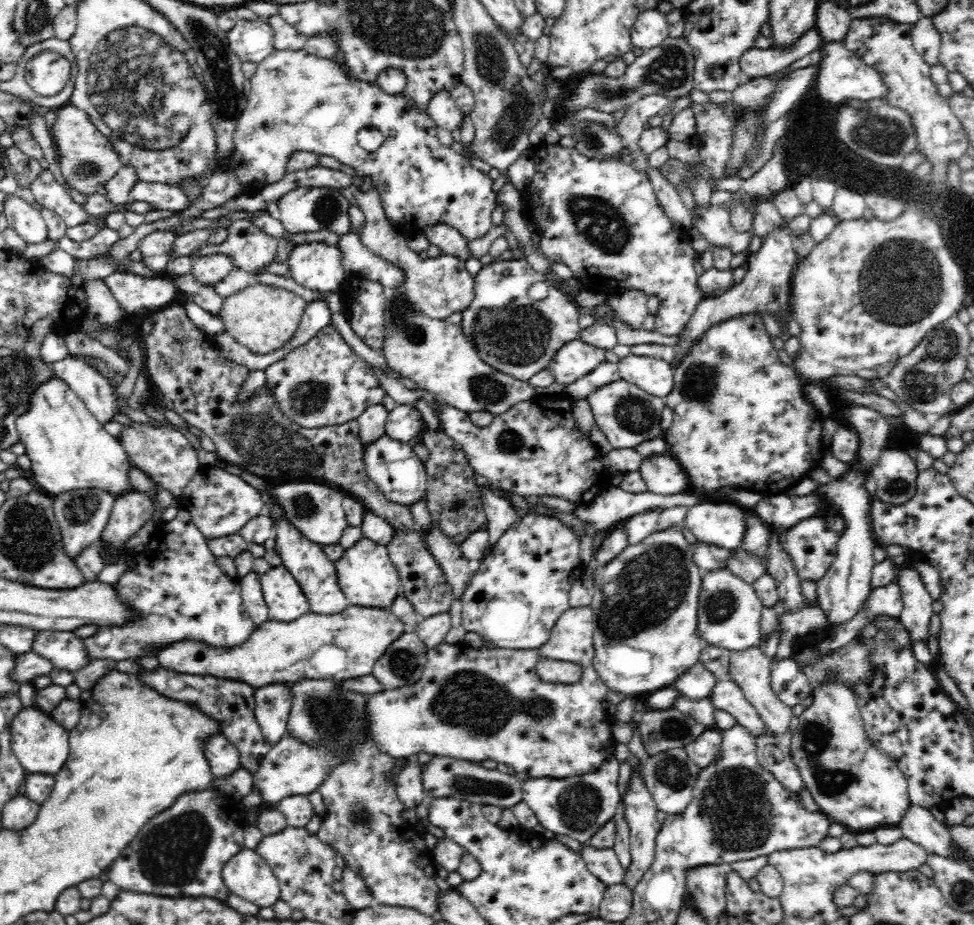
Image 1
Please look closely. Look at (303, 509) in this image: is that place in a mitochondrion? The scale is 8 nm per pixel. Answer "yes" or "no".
yes

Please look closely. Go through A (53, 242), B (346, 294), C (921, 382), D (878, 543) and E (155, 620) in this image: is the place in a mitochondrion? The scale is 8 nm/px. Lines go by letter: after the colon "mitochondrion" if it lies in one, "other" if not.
A: other
B: other
C: mitochondrion
D: other
E: mitochondrion

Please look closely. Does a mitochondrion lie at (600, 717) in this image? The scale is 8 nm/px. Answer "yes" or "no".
no

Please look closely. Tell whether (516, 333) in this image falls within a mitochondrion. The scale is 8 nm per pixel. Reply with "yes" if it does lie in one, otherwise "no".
yes

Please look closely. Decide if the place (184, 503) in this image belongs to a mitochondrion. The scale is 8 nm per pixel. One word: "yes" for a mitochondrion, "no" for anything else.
no

